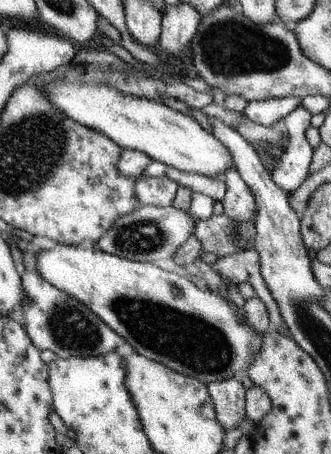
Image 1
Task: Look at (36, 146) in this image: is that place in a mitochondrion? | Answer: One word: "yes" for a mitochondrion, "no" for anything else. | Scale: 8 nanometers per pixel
yes

